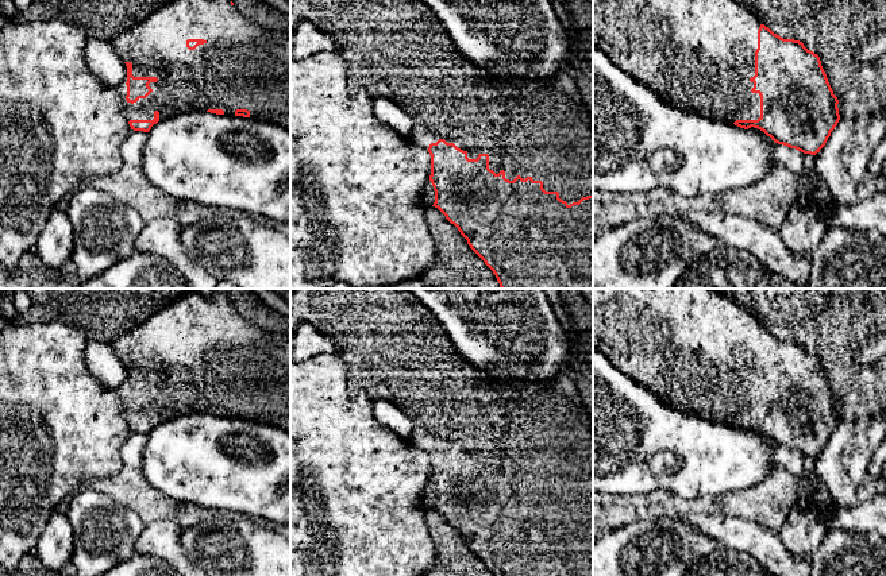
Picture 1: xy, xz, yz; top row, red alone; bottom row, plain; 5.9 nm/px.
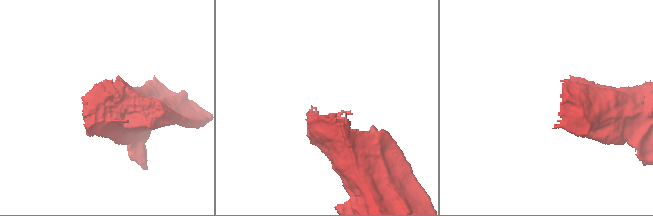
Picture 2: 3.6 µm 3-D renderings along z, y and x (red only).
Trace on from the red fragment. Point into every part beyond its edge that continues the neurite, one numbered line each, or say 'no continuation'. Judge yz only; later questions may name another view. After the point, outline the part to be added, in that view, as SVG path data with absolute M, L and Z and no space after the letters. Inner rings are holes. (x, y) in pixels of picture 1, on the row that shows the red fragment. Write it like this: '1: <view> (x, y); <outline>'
1: yz (698, 55); M593 0L593 43L623 71L674 108L733 124L760 117L760 96L752 93L760 20L736 0Z

